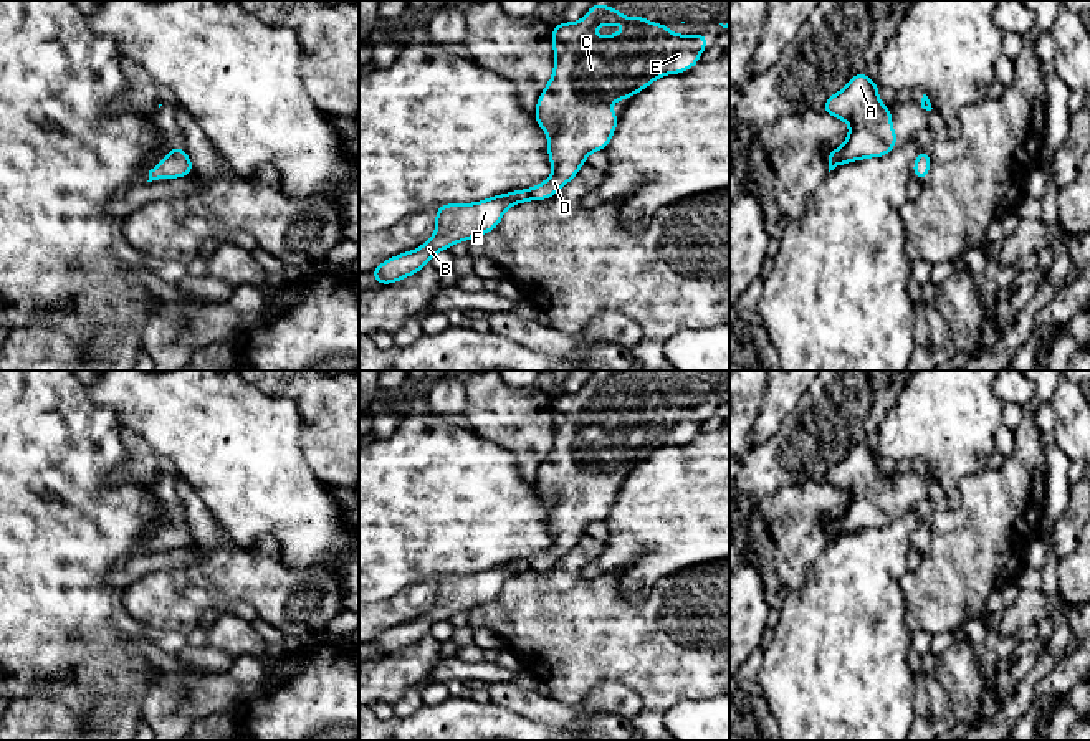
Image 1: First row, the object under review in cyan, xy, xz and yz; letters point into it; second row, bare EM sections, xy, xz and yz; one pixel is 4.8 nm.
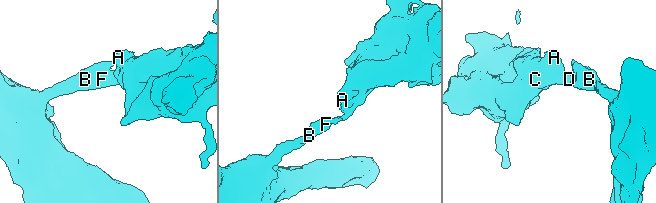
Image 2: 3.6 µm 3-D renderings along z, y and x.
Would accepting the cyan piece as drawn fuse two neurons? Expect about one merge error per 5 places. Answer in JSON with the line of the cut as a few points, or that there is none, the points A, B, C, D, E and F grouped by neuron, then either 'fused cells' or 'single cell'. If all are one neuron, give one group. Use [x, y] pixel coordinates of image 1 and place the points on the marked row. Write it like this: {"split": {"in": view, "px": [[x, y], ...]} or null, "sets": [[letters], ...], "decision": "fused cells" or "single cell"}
{"split": null, "sets": [["A", "B", "C", "D", "E", "F"]], "decision": "single cell"}

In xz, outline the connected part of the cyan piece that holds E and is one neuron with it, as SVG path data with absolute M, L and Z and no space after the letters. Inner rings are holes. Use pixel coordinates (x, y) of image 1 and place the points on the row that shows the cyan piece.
M595 2L581 20L574 23L562 22L552 26L551 40L554 45L554 73L551 81L546 84L544 91L538 98L534 117L538 121L538 126L549 134L547 154L552 165L552 175L543 184L534 185L531 189L513 190L476 203L440 205L438 208L435 208L435 218L437 218L435 233L427 243L423 243L414 251L407 251L385 260L374 271L369 273L379 284L392 284L410 275L415 275L425 265L430 263L435 253L448 250L457 241L468 241L475 237L481 237L488 232L493 232L500 225L503 213L511 205L524 203L529 200L551 198L559 189L562 189L569 180L572 180L577 175L579 169L586 164L586 157L590 152L604 151L609 146L620 117L620 114L609 111L609 104L612 101L632 98L633 94L637 94L638 91L642 91L643 88L647 88L663 74L673 74L673 73L680 74L680 73L685 73L686 69L691 69L700 61L700 55L710 43L705 33L673 35L667 25L648 22L640 15L627 18L617 8L614 7L610 8L609 5L600 5L599 2ZM619 22L624 22L627 25L622 35L610 35L605 38L592 36L592 30L595 26L617 25Z

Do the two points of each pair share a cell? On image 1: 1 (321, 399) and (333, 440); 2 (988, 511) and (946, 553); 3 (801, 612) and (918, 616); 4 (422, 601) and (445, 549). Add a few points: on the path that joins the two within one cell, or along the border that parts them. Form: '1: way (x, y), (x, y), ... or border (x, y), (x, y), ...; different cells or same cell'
1: way (321, 409), (325, 430); same cell
2: way (978, 521), (956, 543); same cell
3: border (900, 578), (905, 599), (905, 624), (912, 631); different cells
4: border (434, 579), (414, 583), (396, 596); different cells

